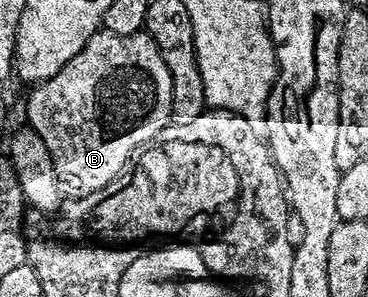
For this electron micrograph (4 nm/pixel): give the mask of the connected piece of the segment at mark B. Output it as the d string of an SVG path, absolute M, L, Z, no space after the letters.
M101 29L99 32L93 34L91 40L80 49L78 56L74 56L63 68L58 72L54 72L54 76L50 76L44 82L33 85L31 90L32 95L28 98L27 125L38 136L42 136L42 144L46 144L50 156L54 160L56 175L60 178L61 183L65 187L73 186L76 192L83 192L84 194L89 194L95 190L103 190L104 187L109 186L126 169L136 151L145 142L149 142L159 130L169 125L172 117L172 109L170 108L170 72L166 72L166 64L158 52L154 40L147 32L131 34L130 36L118 36L117 34L111 34L106 29Z

